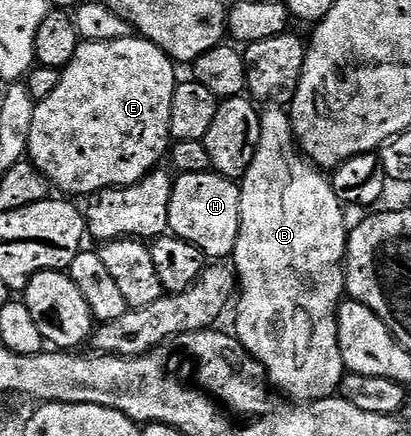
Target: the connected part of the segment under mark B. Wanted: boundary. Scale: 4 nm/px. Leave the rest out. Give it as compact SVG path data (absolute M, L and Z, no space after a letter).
M270 106L261 113L260 146L256 146L256 154L252 158L252 166L240 181L240 234L236 238L236 246L232 257L232 267L238 278L240 299L237 301L238 313L234 316L233 335L237 336L251 356L266 367L266 379L283 397L295 402L313 402L335 395L342 387L342 377L346 375L346 367L340 358L340 342L338 341L338 306L344 299L346 291L346 241L348 239L348 223L344 206L336 198L334 187L329 179L315 165L306 159L294 142L294 131L290 125L290 113L285 107Z

